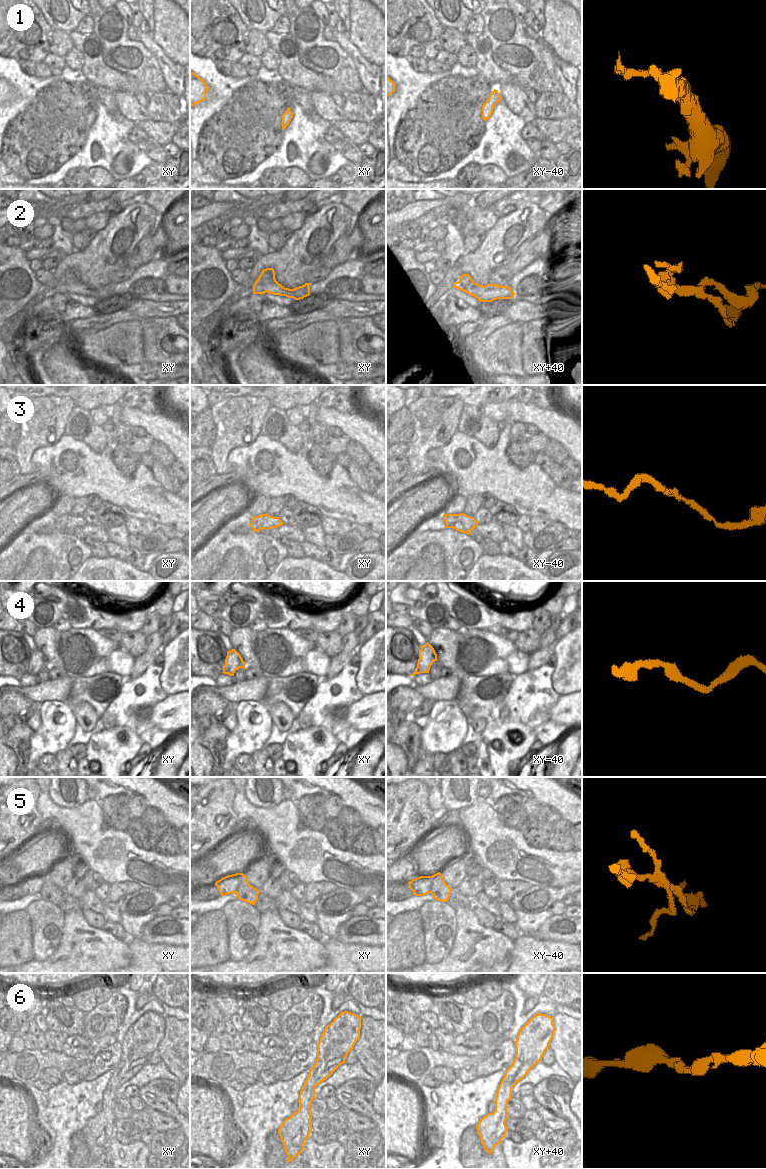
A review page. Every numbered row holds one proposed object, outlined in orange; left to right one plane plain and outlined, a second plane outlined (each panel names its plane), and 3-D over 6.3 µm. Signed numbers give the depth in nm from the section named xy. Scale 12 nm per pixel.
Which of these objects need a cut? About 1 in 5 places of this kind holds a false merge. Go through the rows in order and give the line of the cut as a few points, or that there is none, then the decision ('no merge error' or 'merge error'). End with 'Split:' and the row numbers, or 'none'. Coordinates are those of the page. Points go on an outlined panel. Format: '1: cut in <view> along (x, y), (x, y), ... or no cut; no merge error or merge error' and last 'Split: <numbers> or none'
1: no cut; no merge error
2: cut in xy+40 along (458, 281), (463, 287), (467, 287), (471, 283), (480, 285); merge error
3: no cut; no merge error
4: no cut; no merge error
5: cut in xy along (242, 873), (239, 887), (235, 892); merge error
6: no cut; no merge error
Split: 2, 5

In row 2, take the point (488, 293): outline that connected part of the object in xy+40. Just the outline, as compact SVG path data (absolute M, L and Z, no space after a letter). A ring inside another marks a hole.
M473 280L468 288L463 288L460 282L455 282L454 288L464 291L469 295L473 295L482 302L492 302L497 300L497 297L500 295L507 296L509 299L516 295L508 285L499 286L497 284L487 284L485 286L476 286Z

